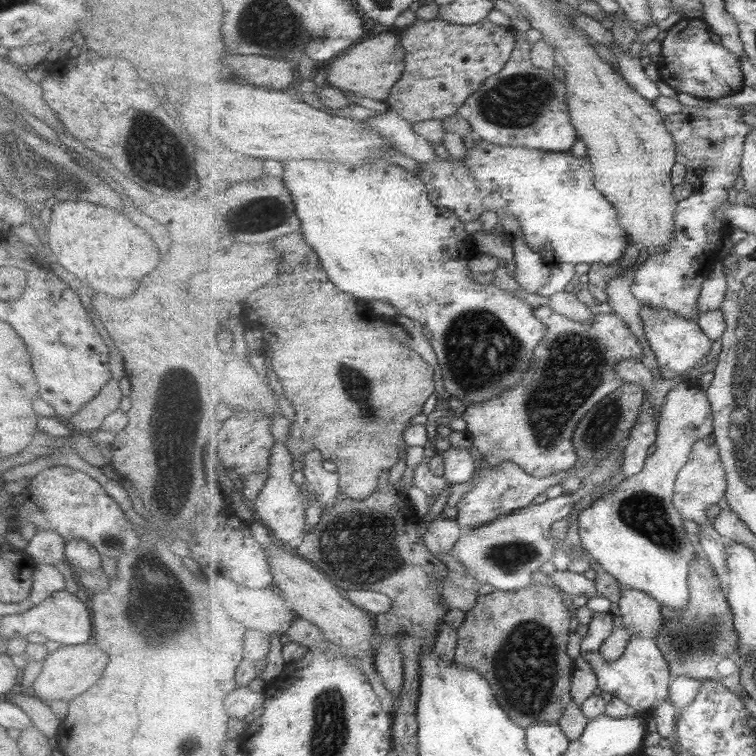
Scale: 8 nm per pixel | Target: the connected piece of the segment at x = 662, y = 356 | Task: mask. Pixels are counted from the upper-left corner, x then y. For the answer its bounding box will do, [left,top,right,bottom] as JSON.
[641,306,713,373]

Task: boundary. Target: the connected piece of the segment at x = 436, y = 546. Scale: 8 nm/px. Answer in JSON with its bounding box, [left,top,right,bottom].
[423,512,465,556]

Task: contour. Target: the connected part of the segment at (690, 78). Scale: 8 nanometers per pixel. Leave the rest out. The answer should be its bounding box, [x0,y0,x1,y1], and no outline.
[658,18,744,99]

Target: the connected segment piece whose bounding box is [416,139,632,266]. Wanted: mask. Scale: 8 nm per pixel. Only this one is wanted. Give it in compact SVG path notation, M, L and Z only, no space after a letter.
M477 139L477 144L466 153L463 161L437 156L433 163L420 164L416 176L427 183L429 198L435 205L457 213L466 224L479 220L483 212L491 210L500 218L515 216L520 221L527 244L551 266L561 262L613 264L626 254L631 237L623 229L615 205L594 185L594 165L587 156L575 158L569 151L551 153L526 147L503 147L482 139Z

